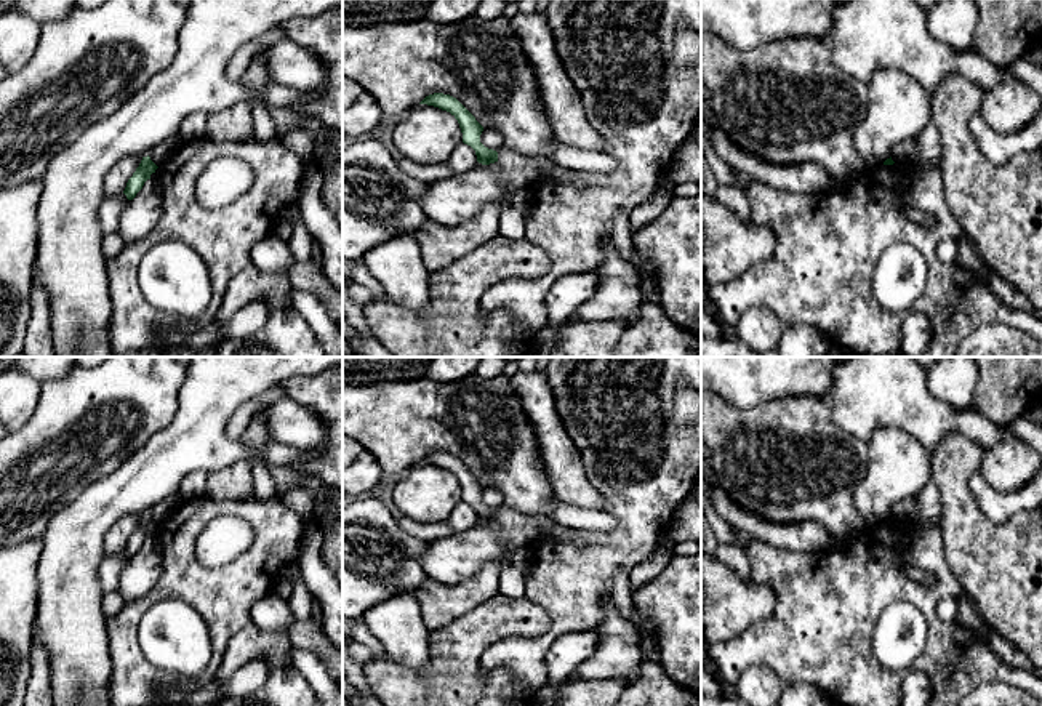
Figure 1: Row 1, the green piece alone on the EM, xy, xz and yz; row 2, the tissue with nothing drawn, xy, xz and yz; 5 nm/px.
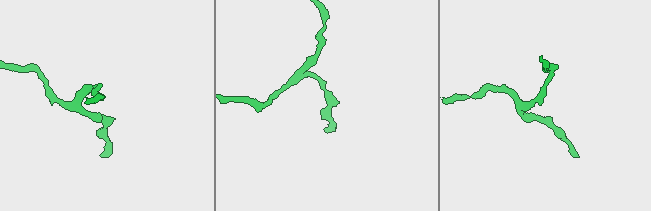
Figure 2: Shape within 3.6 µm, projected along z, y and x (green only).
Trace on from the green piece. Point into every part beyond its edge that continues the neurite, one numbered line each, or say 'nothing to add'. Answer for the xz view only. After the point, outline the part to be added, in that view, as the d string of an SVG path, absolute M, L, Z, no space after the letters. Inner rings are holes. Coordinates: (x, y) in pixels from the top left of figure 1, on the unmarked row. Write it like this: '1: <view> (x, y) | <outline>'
nothing to add

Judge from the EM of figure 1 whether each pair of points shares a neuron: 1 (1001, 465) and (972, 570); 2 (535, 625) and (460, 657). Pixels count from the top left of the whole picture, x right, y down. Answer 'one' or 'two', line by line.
1: two
2: one

